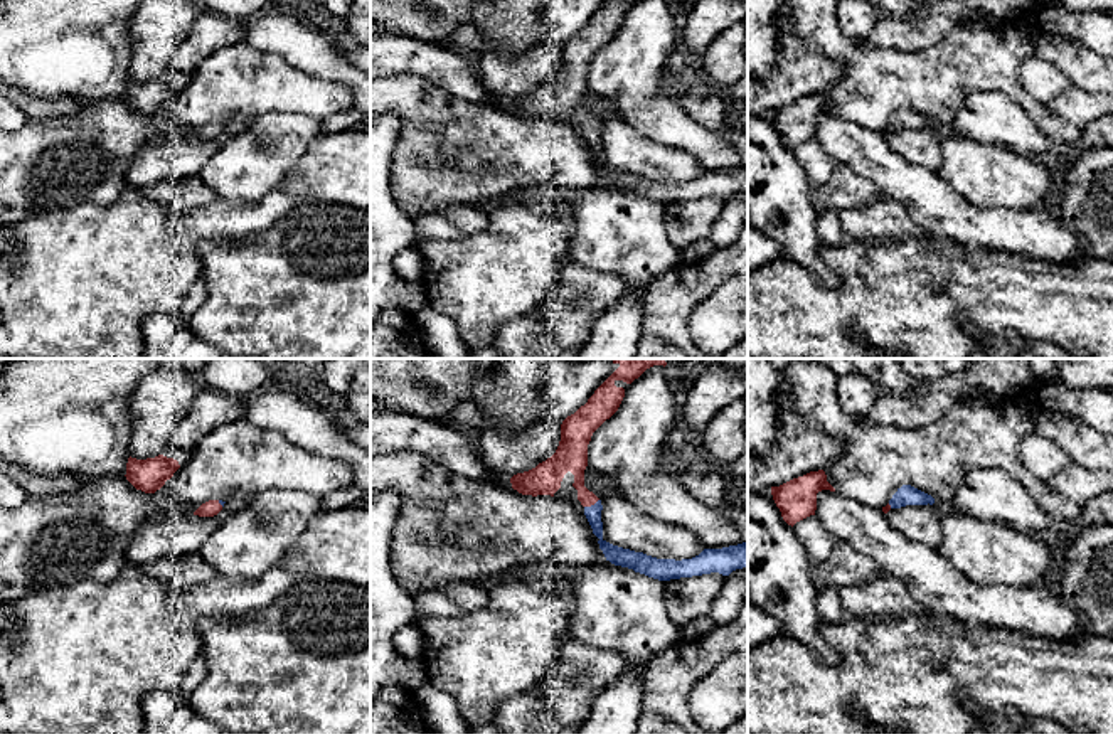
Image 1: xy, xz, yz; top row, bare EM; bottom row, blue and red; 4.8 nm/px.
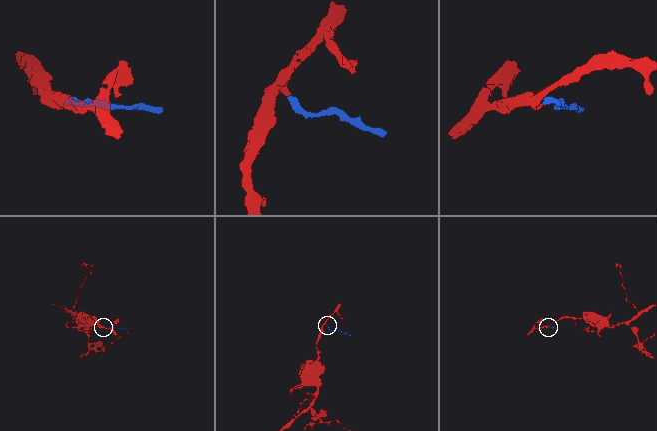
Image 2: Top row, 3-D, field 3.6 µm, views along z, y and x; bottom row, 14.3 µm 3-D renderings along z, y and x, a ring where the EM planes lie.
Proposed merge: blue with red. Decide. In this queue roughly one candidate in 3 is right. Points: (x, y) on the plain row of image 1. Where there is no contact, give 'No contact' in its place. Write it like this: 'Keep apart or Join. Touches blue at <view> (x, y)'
Join. Touches blue at xz (591, 128)

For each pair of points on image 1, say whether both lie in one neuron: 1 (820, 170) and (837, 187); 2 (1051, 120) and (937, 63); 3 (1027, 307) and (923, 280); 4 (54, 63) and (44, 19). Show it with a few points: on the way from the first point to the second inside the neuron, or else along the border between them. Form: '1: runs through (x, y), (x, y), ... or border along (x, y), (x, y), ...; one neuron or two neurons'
1: border along (837, 164), (822, 184), (810, 186); two neurons
2: runs through (1022, 98), (987, 63), (965, 63); one neuron
3: runs through (1002, 292), (965, 280), (948, 280); one neuron
4: runs through (54, 53), (54, 29); one neuron

